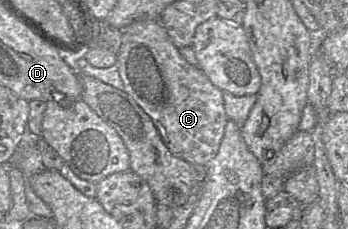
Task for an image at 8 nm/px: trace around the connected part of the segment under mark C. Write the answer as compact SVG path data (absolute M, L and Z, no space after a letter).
M137 20L121 30L116 65L125 92L151 118L169 151L191 165L206 166L219 150L228 121L223 92L183 58L160 20Z

